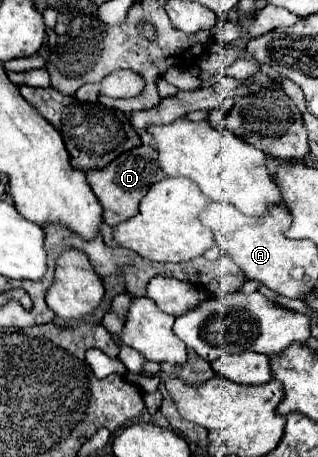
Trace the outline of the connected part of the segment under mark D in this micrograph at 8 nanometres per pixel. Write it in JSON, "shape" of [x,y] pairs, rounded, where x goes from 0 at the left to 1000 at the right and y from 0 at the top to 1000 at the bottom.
{"shape":[[[434,319],[434,324],[371,341],[346,359],[346,368],[270,376],[270,394],[283,398],[289,420],[302,425],[308,442],[327,455],[327,486],[346,495],[371,495],[390,481],[428,473],[434,446],[459,429],[472,407],[516,394],[516,389],[522,389],[522,381],[509,381],[509,368],[497,359],[497,328],[478,319]]]}

